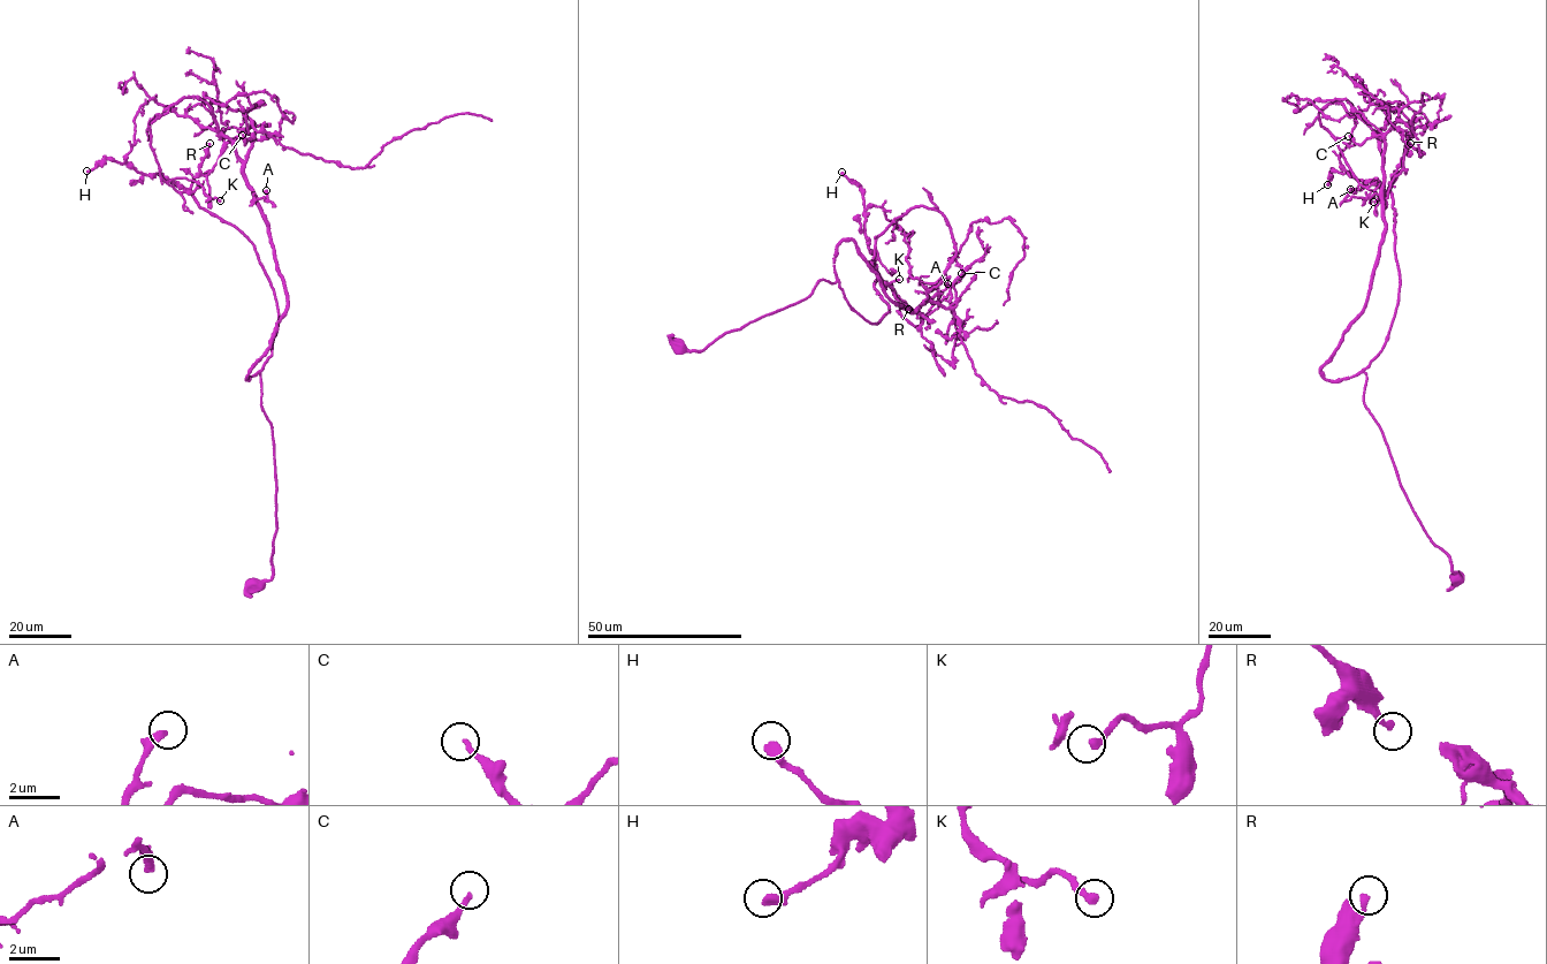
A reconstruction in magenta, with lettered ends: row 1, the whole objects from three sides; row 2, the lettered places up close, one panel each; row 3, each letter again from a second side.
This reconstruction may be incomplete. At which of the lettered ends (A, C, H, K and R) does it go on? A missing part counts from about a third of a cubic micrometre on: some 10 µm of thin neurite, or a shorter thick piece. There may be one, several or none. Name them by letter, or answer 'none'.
K

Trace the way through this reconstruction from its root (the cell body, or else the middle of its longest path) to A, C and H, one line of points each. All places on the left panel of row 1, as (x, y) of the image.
A: (254, 584), (276, 525), (275, 294), (248, 236), (162, 179), (151, 121), (199, 98), (266, 190)
C: (254, 584), (276, 525), (275, 294), (248, 236), (162, 179), (149, 127), (197, 97), (244, 161), (242, 135)
H: (254, 584), (276, 525), (269, 279), (188, 189), (108, 159), (86, 171)

